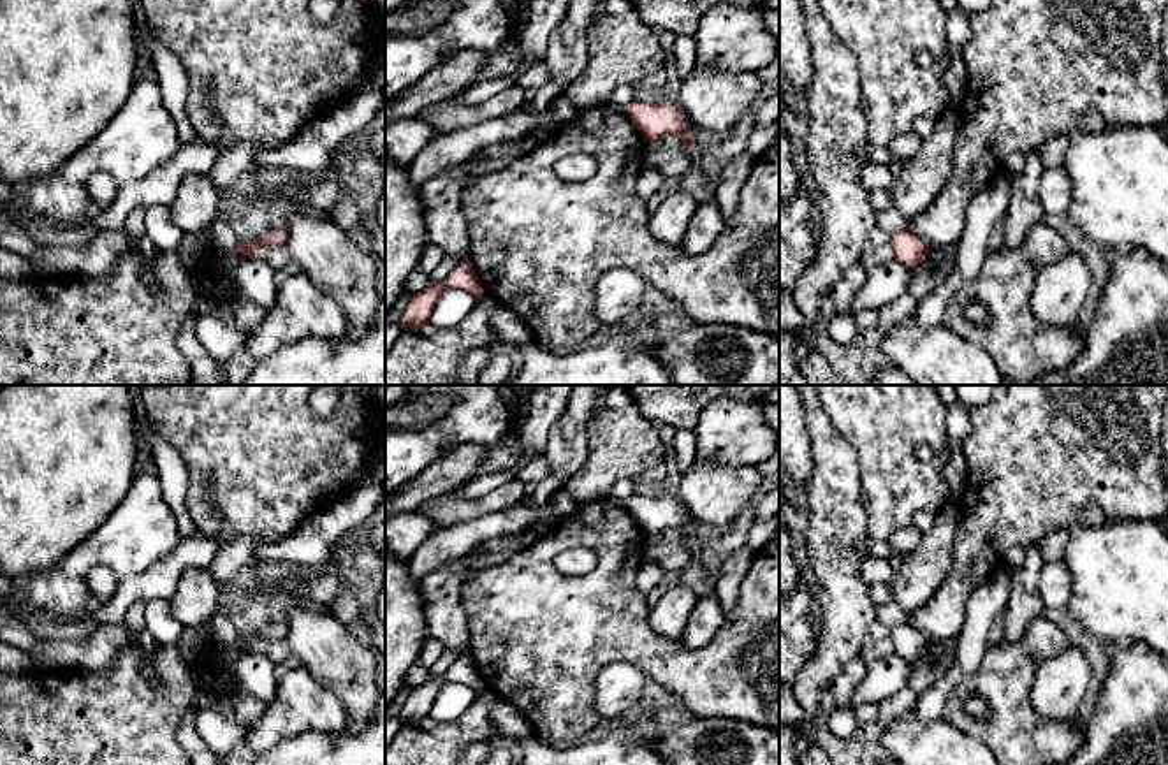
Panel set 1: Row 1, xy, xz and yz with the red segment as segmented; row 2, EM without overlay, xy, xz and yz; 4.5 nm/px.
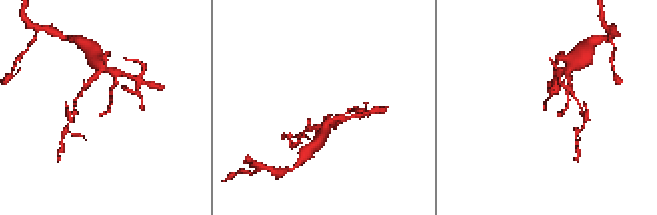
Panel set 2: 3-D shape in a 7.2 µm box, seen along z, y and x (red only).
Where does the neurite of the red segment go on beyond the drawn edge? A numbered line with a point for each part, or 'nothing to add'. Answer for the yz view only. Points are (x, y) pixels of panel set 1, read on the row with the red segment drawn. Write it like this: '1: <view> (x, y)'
nothing to add

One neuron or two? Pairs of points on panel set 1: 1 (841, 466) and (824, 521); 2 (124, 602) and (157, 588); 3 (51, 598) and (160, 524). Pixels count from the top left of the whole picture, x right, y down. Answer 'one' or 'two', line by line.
1: one
2: one
3: one

